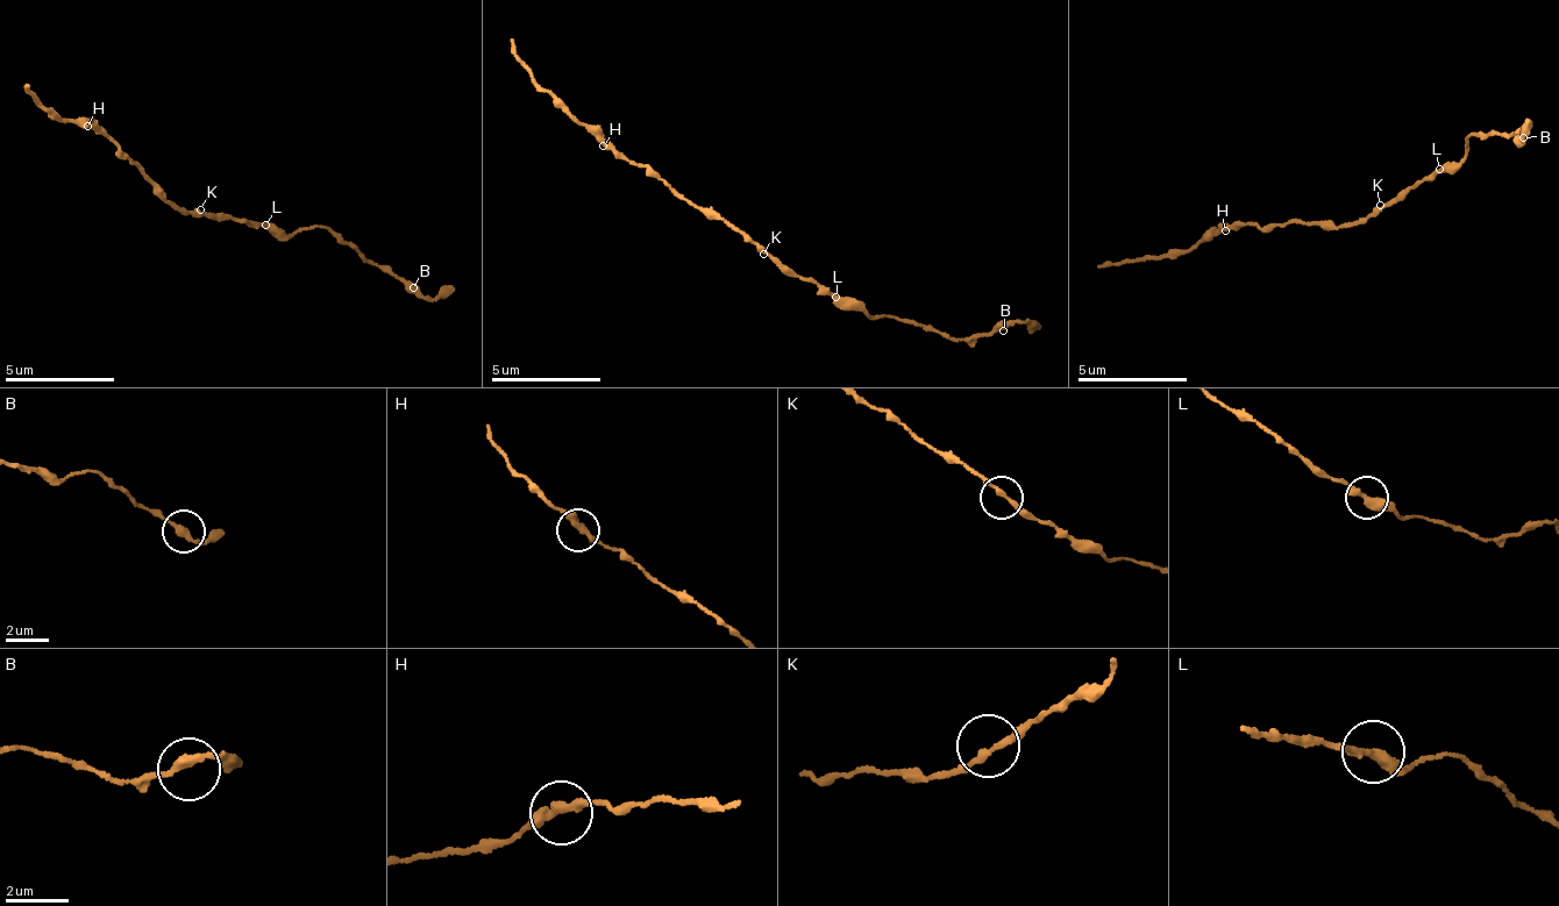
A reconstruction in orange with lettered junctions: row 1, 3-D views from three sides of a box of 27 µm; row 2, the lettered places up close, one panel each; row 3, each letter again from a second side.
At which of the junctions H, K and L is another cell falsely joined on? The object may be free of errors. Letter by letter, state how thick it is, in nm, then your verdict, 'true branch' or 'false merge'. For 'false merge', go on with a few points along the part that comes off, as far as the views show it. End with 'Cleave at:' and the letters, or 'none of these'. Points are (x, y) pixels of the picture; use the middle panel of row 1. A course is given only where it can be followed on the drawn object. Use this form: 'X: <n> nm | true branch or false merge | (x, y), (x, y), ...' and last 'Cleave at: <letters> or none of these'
H: 320 nm | true branch
K: 190 nm | true branch
L: 340 nm | false merge | (834, 295), (861, 304), (867, 319), (896, 316), (969, 340), (1018, 323), (1037, 329)
Cleave at: L

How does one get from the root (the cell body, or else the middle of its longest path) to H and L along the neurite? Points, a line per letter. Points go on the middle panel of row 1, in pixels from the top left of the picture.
H: (764, 247), (745, 243), (737, 229), (685, 202), (647, 169), (618, 158), (603, 145)
L: (764, 247), (780, 259), (783, 268), (794, 269), (796, 277), (816, 280), (834, 295)

